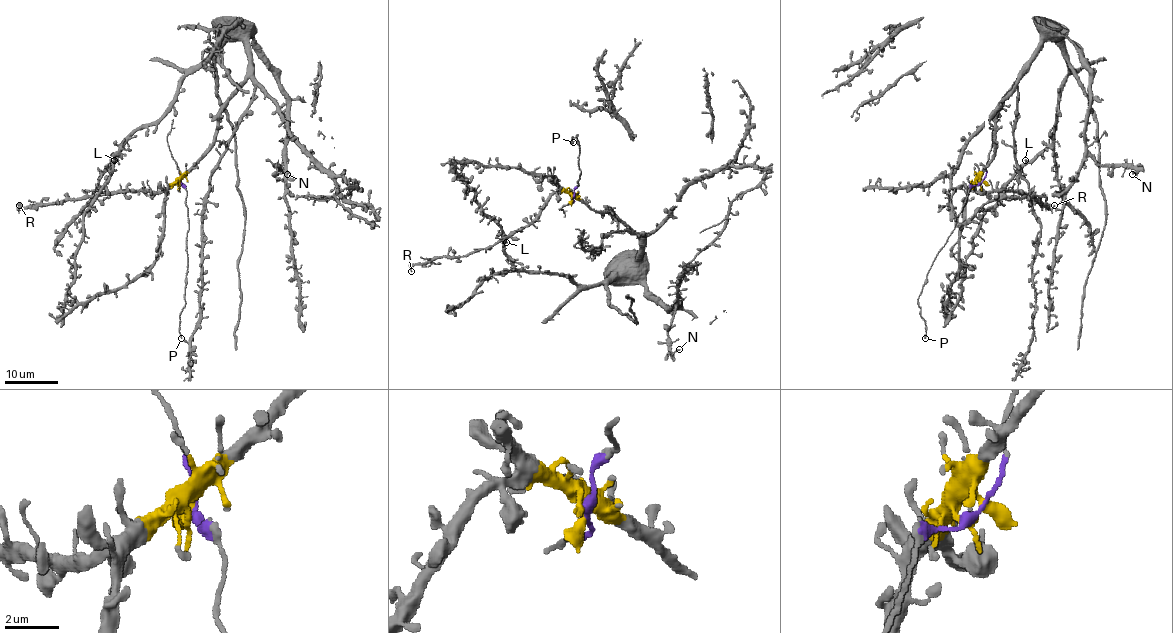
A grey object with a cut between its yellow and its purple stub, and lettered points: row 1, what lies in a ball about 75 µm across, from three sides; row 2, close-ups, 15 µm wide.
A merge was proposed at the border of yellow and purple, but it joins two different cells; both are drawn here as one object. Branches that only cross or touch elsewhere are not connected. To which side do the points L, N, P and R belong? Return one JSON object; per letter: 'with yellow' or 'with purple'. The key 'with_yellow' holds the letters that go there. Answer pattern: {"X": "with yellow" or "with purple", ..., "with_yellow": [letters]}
{"L": "with yellow", "N": "with yellow", "P": "with purple", "R": "with yellow", "with_yellow": ["L", "N", "R"]}

